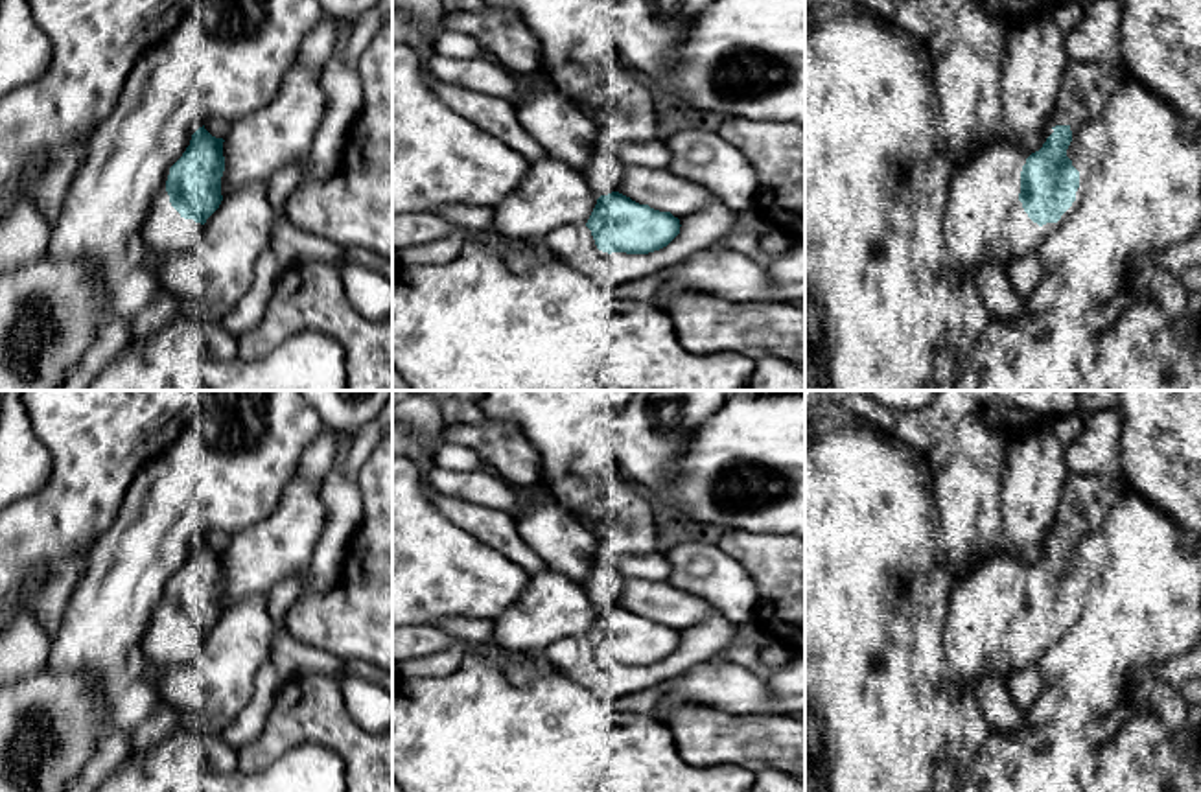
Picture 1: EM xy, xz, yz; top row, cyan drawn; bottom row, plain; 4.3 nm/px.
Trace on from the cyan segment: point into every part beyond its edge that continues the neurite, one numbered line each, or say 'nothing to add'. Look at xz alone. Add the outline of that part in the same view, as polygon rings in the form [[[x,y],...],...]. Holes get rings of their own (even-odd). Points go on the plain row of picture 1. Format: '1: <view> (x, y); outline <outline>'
1: xz (551, 606); outline [[[547,569],[531,575],[521,595],[497,613],[494,643],[510,652],[531,652],[560,637],[586,639],[595,617],[584,586]]]

